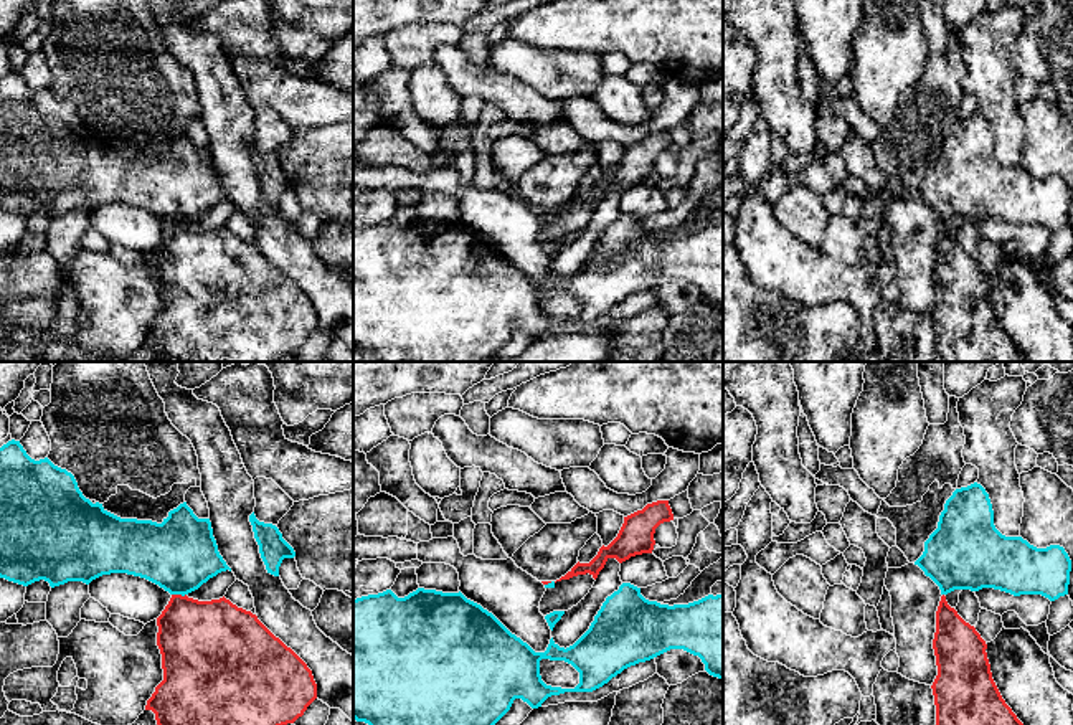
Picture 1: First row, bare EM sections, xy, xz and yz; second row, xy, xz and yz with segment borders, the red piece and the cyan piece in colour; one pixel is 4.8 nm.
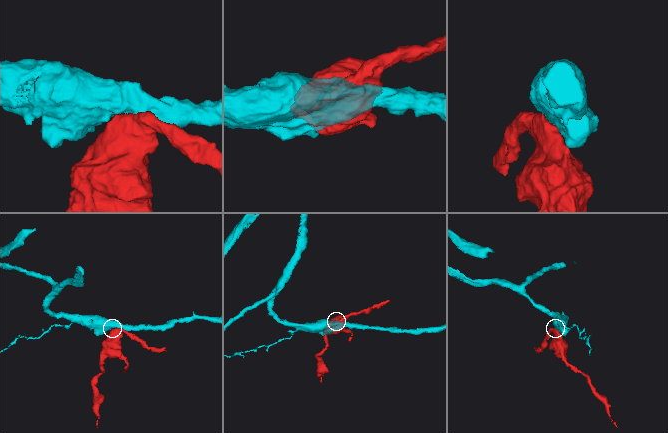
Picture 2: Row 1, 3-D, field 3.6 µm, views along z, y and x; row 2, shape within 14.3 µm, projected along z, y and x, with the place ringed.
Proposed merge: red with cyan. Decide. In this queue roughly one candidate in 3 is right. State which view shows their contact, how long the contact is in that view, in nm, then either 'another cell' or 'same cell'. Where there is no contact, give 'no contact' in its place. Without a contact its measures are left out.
meets red in xy; contact 70 nm long; another cell

